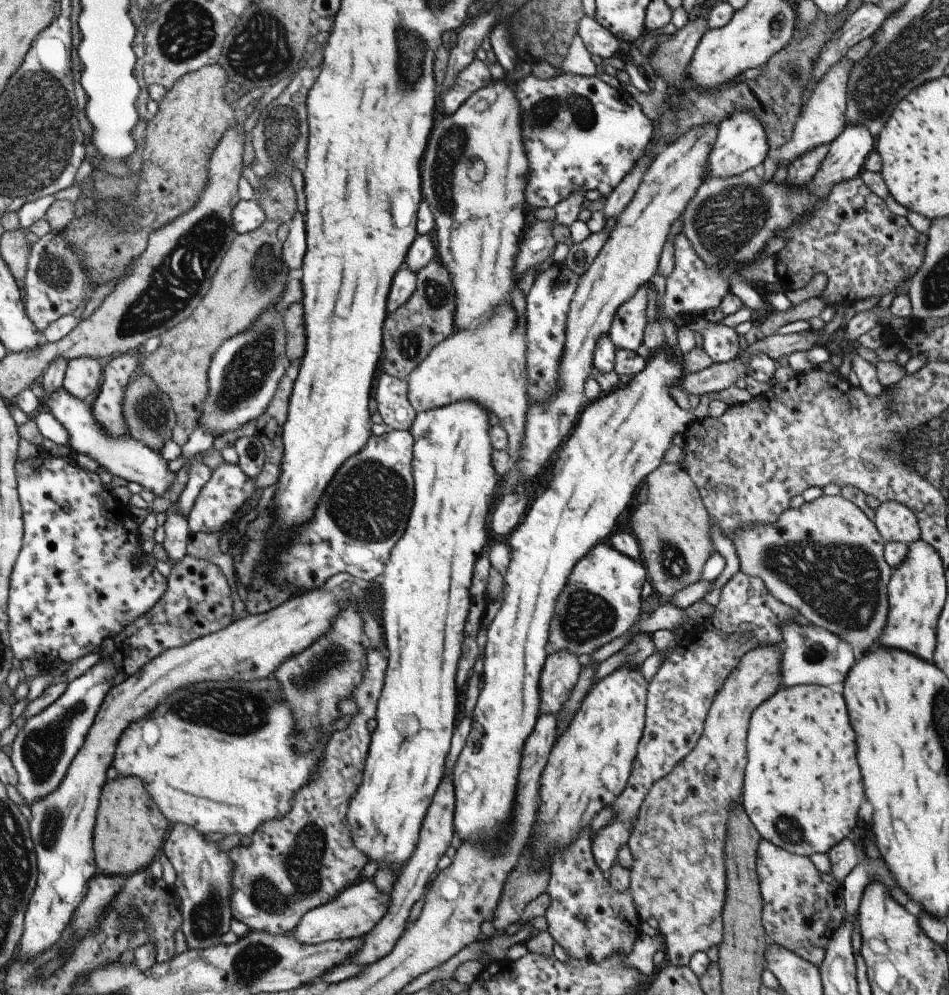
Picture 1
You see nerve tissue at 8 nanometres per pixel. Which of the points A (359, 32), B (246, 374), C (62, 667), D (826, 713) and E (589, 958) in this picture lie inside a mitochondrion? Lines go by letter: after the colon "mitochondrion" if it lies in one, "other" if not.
A: other
B: mitochondrion
C: other
D: other
E: other

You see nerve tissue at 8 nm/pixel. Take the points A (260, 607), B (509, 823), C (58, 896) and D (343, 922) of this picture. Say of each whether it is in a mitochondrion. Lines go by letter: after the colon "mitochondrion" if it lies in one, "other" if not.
A: other
B: other
C: other
D: other

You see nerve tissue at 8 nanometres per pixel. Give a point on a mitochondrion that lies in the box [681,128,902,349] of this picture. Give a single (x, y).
(726, 221)

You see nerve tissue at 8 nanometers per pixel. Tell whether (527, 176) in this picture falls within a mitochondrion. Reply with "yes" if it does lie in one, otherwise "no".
no

